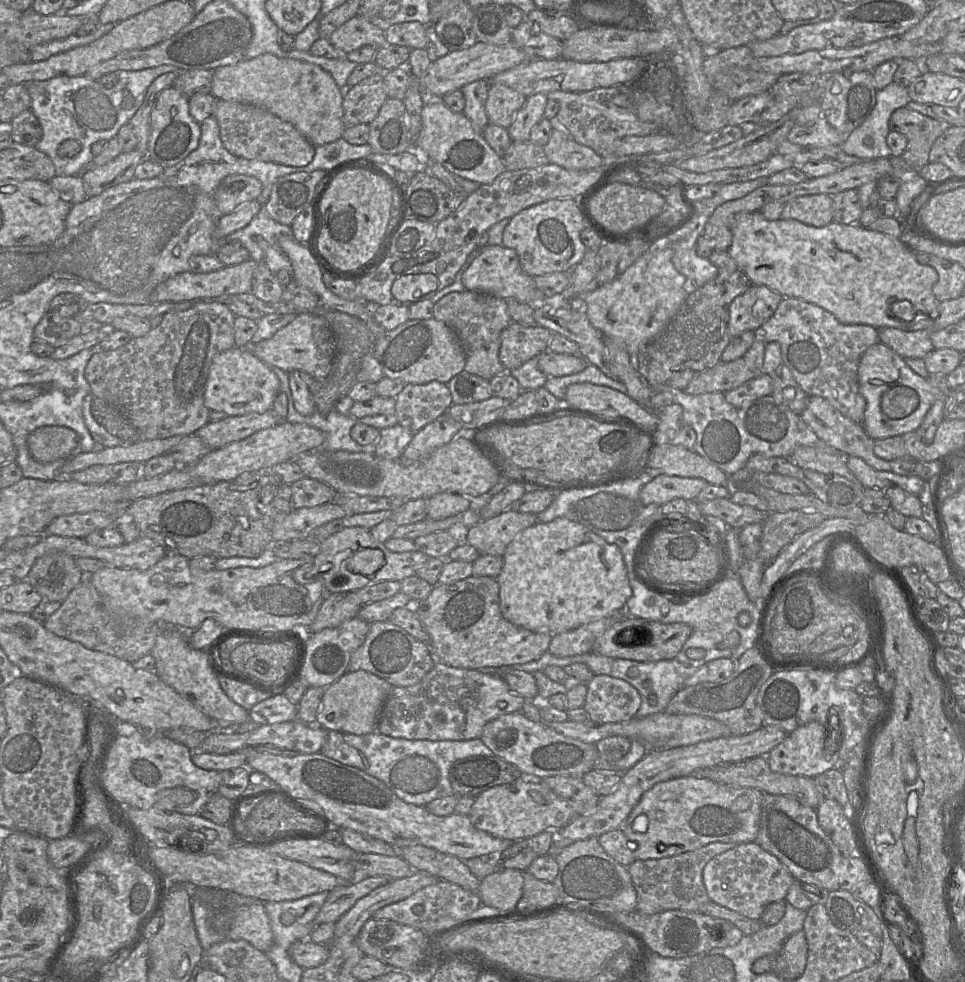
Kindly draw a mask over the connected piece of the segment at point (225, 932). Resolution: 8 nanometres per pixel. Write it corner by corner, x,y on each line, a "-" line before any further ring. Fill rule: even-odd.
194,902
195,928
201,947
206,951
213,944
227,940
245,940
256,949
267,952
273,942
273,933
265,903
255,902
251,905
232,910
217,910
201,902

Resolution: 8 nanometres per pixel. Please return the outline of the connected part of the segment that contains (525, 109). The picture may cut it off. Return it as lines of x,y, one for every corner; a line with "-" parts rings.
537,93
526,98
522,108
516,113
508,133
512,141
530,140
532,128
544,117
547,94

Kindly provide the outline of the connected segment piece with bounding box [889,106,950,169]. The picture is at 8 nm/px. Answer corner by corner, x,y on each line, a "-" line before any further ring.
906,106
895,110
889,120
890,130
900,132
907,138
902,158
917,169
930,162
929,153
933,143
949,126
943,119
929,117

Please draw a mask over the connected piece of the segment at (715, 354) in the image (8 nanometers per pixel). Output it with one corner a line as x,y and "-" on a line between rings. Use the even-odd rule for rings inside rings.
713,251
708,257
718,269
715,279
689,294
665,329
639,350
638,372
651,386
667,383
677,372
702,372
713,368
731,337
728,331
729,306
739,295
746,293
753,283
727,251

